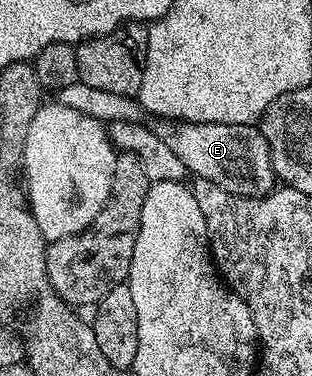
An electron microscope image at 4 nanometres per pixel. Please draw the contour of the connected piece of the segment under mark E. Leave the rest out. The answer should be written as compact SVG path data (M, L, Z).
M169 122L161 130L162 138L168 147L179 157L188 173L194 177L209 180L218 184L225 192L232 194L260 195L274 189L275 175L273 159L269 156L269 145L256 125L232 126L231 124L215 124L214 122Z

